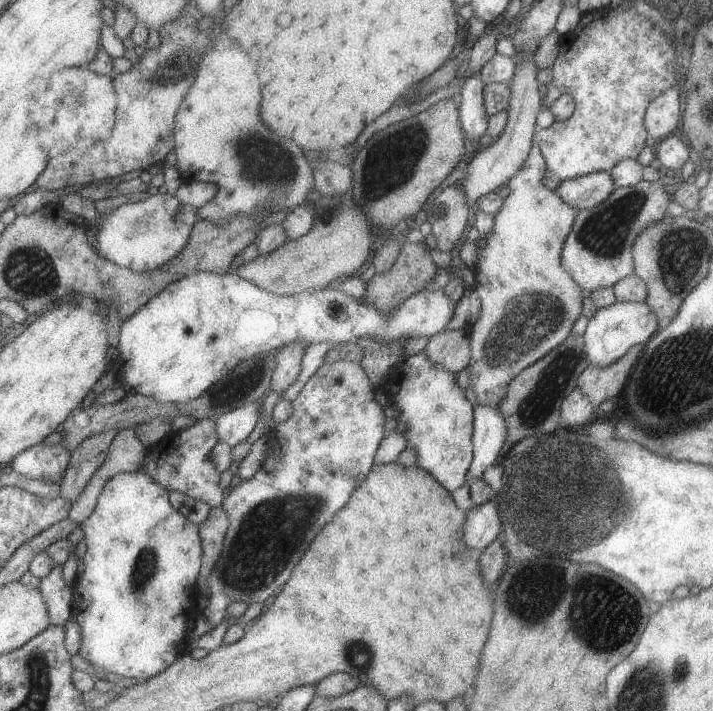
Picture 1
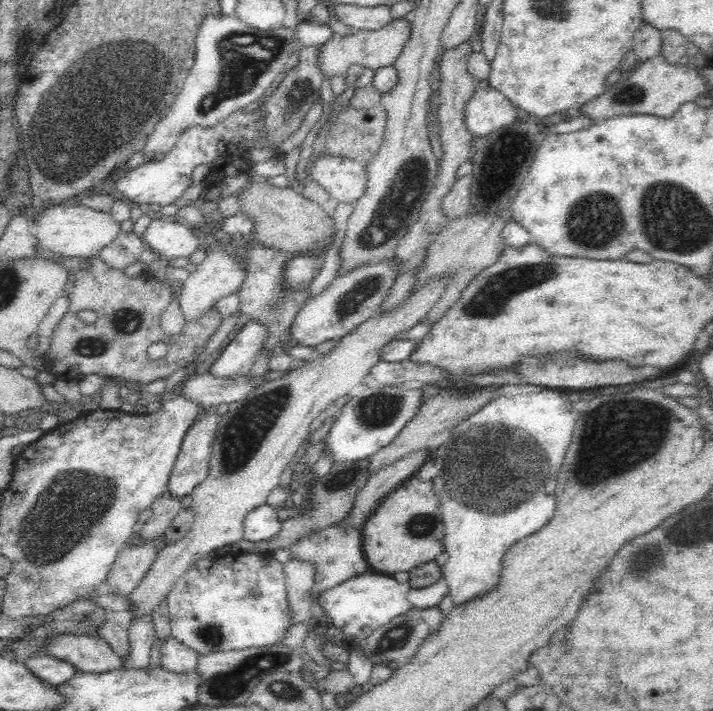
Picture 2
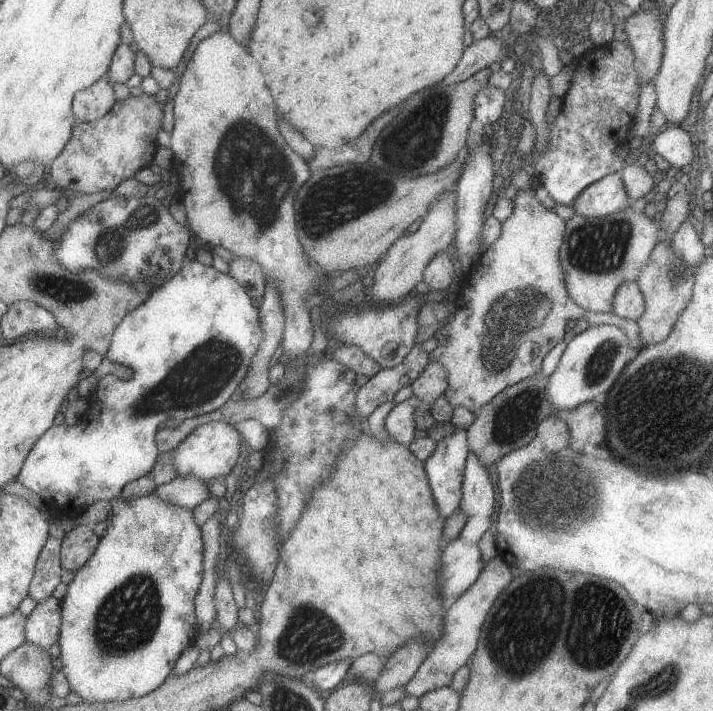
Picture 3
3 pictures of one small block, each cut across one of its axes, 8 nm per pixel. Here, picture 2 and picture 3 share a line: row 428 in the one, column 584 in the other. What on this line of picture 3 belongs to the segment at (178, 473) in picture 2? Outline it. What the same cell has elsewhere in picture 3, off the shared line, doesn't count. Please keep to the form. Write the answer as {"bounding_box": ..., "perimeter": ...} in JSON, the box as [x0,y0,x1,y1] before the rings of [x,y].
{"bounding_box":[571,172,631,218],"perimeter":[[[618,172],[606,175],[583,188],[571,206],[583,217],[602,218],[625,209],[631,203],[622,175]]]}

